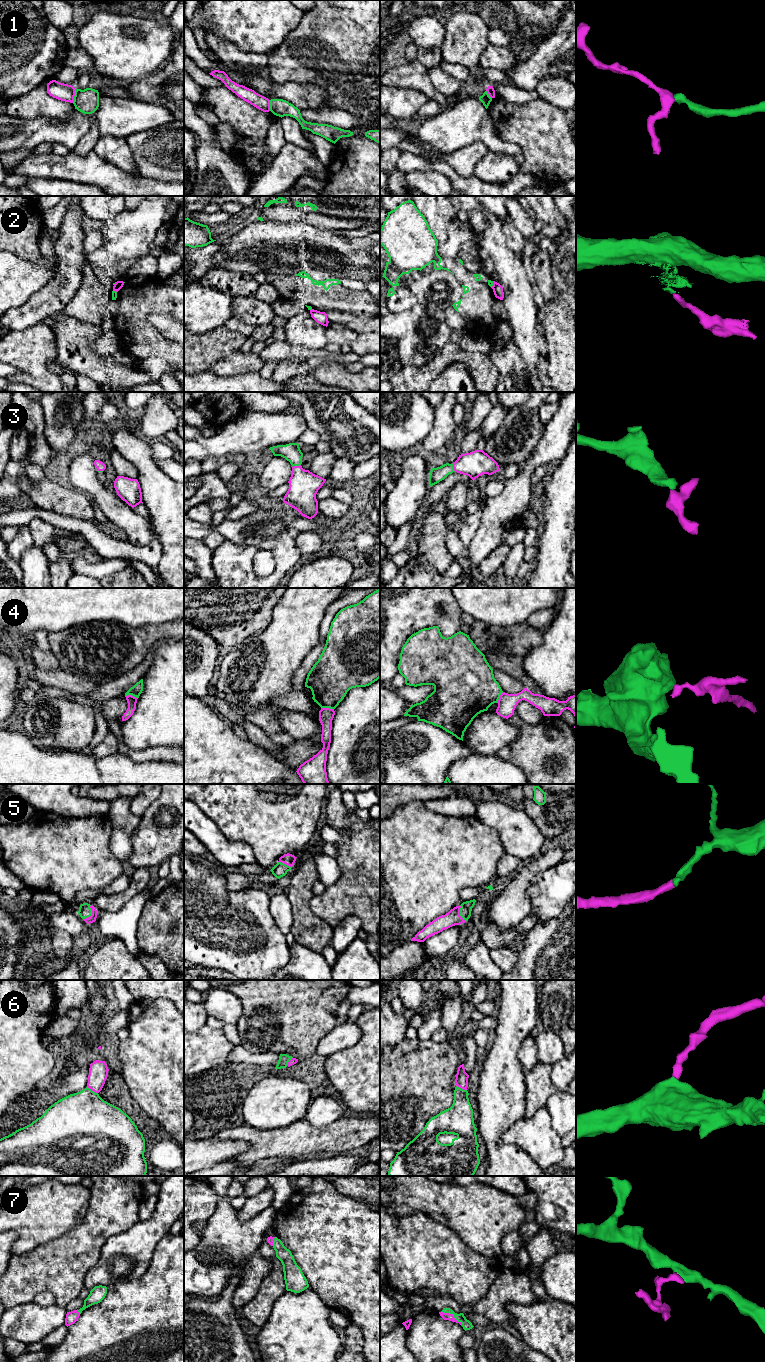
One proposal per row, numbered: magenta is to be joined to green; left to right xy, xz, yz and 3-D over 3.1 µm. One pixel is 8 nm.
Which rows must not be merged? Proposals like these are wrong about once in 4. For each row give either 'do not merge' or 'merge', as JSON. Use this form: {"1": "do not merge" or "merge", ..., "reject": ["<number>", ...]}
{"1": "do not merge", "2": "do not merge", "3": "merge", "4": "do not merge", "5": "merge", "6": "merge", "7": "merge", "reject": ["1", "2", "4"]}

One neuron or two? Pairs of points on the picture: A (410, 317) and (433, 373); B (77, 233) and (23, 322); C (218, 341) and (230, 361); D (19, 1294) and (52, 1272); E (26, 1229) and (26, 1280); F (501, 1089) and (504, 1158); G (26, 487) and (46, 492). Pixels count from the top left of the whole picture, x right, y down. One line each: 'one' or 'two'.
A: two
B: one
C: two
D: one
E: two
F: one
G: one

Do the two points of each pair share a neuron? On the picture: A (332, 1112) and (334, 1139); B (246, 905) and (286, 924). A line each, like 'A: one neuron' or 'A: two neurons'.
A: two neurons
B: two neurons

